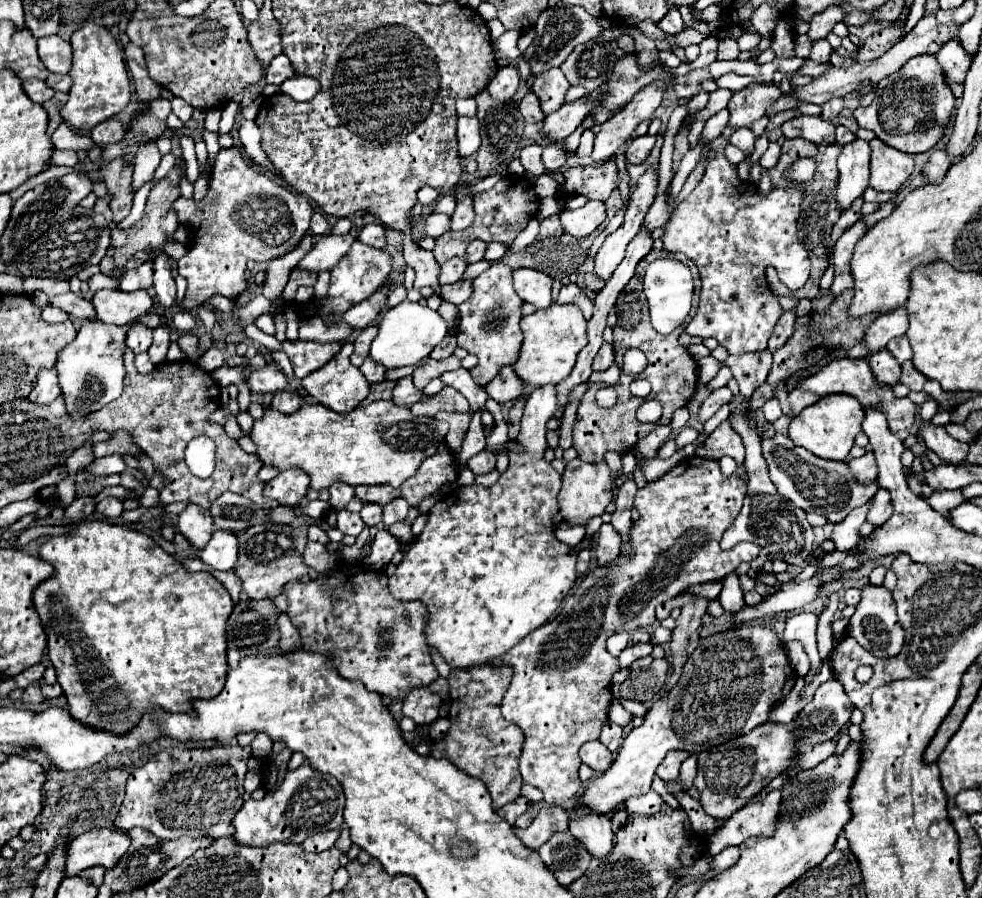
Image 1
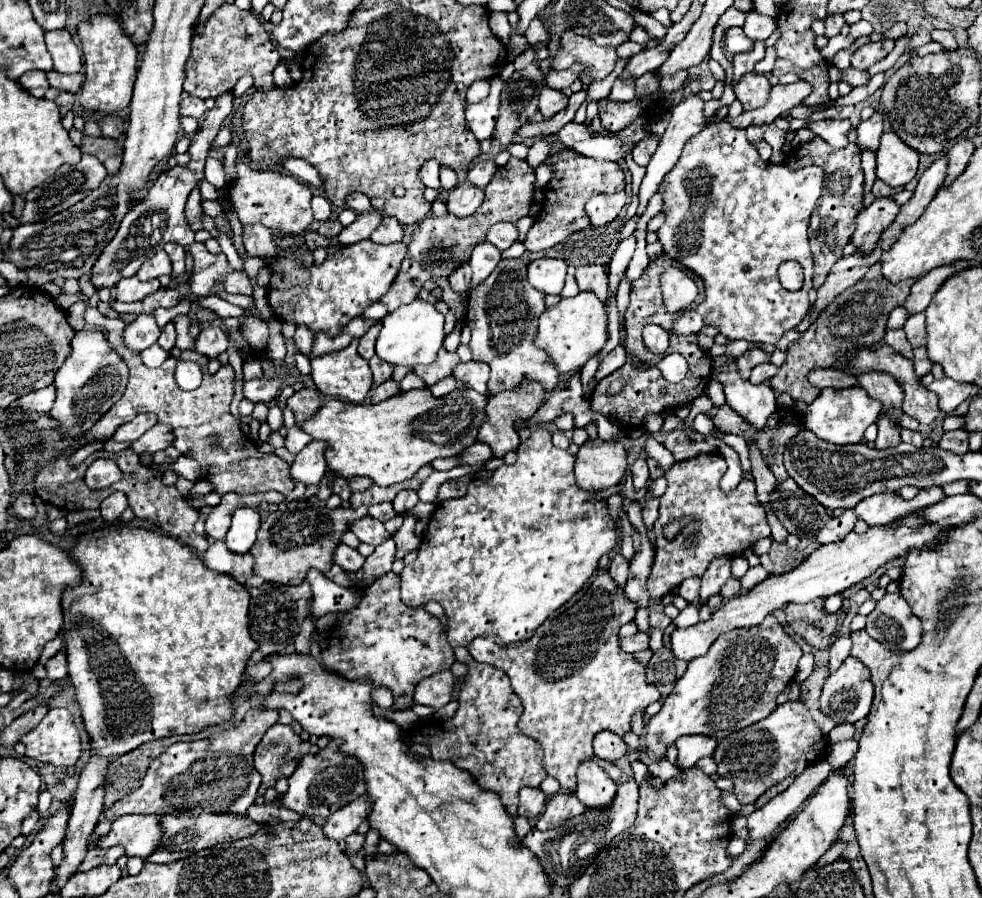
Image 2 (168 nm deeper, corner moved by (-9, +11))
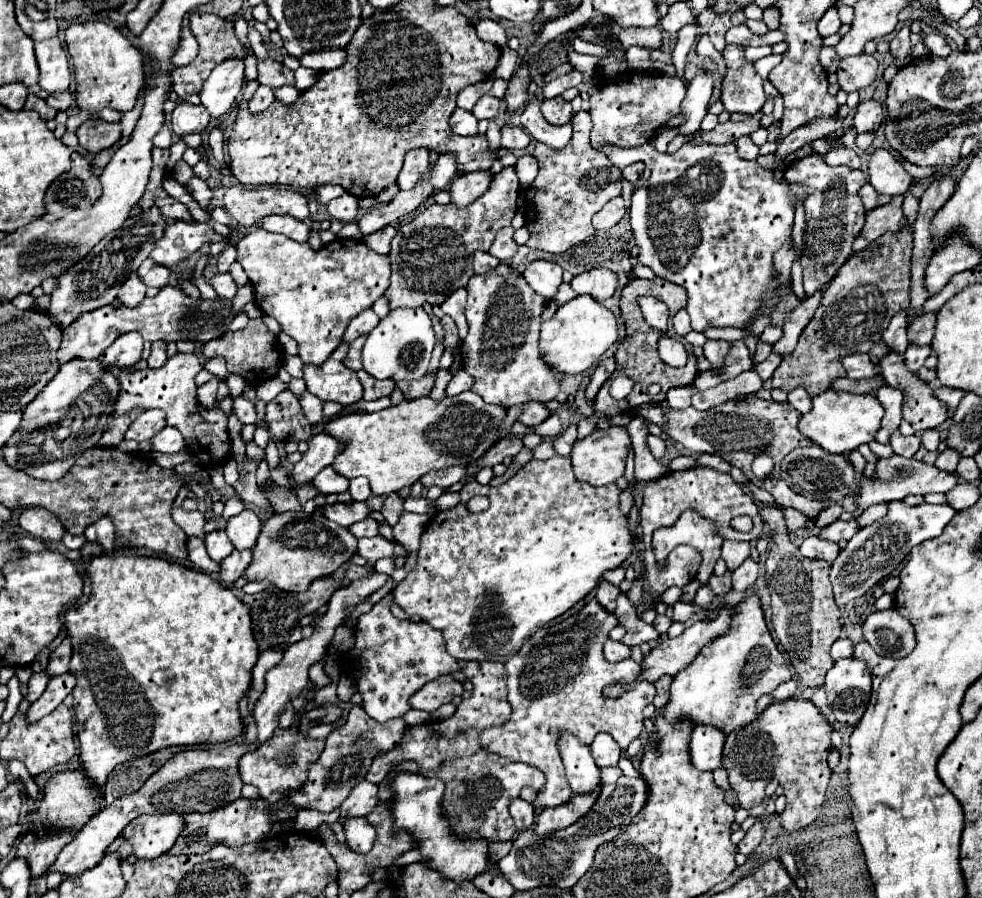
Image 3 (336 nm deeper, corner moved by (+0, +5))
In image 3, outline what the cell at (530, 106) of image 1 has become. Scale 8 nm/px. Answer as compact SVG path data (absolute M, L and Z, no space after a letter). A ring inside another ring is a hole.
M557 96L553 100L543 100L541 114L551 124L557 124L557 126L567 124L571 120L571 104L565 102L561 96Z

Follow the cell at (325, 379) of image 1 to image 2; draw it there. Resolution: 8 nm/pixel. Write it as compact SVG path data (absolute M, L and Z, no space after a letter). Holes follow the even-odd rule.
M352 340L350 346L326 356L316 356L312 362L312 380L316 388L334 398L348 402L364 402L372 388L372 372L366 360L356 352L358 340Z

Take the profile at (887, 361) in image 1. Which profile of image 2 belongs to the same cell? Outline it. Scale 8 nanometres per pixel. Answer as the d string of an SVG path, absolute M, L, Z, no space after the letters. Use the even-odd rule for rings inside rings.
M898 328L898 330L888 330L886 336L884 336L884 342L886 342L888 346L892 346L896 352L900 352L902 356L906 356L906 358L912 360L912 346L910 346L910 342L908 342L908 338L906 338L906 332L904 332L902 328Z

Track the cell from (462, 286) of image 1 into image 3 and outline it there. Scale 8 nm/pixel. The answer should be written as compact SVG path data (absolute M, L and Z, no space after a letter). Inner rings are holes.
M477 250L477 252L473 254L473 272L475 272L475 274L487 274L487 272L491 272L497 264L499 264L499 258L493 258L489 252Z

